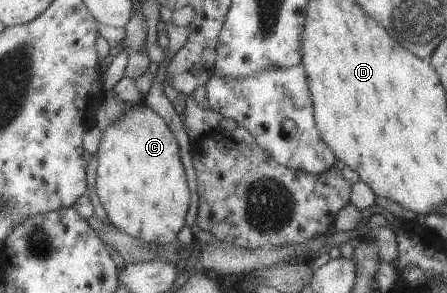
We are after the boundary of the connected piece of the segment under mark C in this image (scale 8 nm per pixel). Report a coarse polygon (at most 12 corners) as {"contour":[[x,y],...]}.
{"contour":[[145,103],[103,132],[110,224],[174,244],[191,199],[178,141]]}

